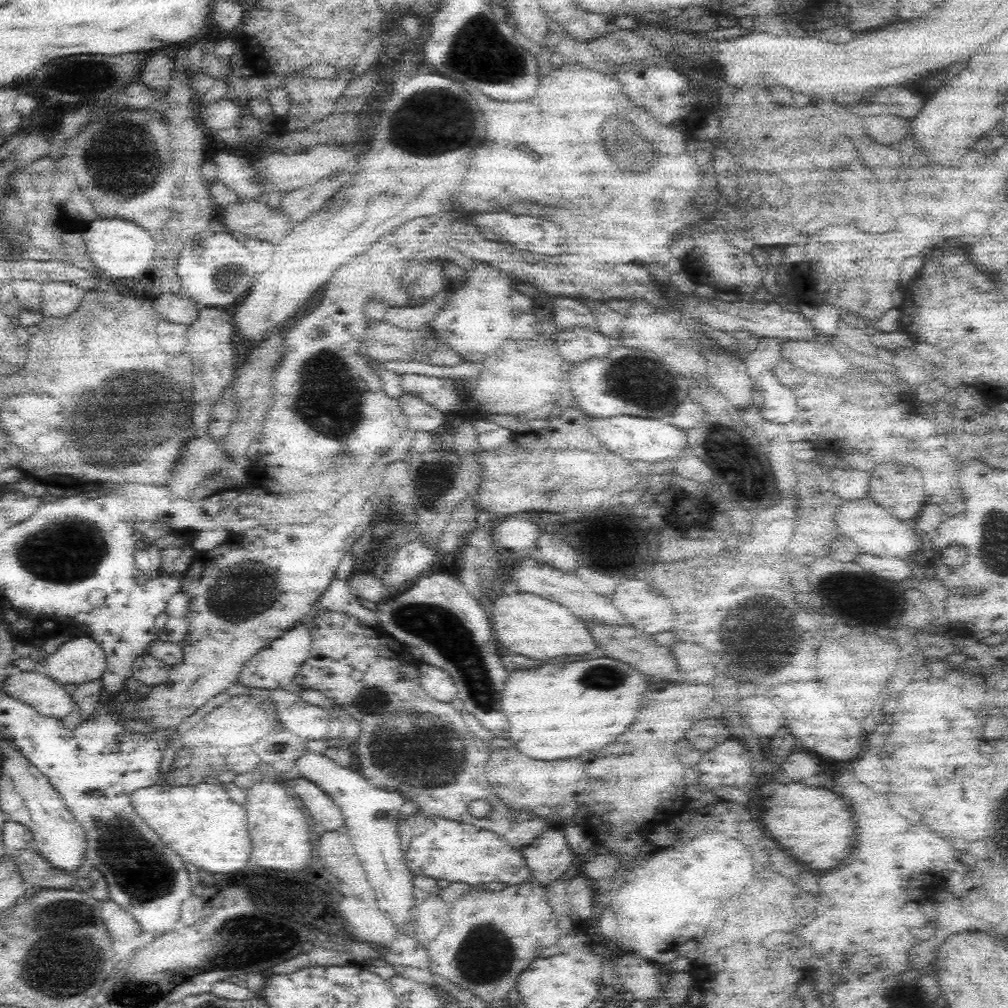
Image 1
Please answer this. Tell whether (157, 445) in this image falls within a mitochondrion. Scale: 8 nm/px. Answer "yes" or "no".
yes

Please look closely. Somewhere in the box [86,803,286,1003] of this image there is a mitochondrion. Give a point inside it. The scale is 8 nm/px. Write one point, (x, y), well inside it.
(140, 872)

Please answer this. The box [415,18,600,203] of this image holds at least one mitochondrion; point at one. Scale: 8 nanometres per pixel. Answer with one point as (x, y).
(502, 60)

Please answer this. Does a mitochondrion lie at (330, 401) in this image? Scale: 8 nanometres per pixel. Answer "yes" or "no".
yes

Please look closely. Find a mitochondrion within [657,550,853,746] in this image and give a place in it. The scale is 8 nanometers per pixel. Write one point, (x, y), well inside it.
(757, 633)

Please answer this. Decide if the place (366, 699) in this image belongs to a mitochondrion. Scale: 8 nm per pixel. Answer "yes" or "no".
yes

